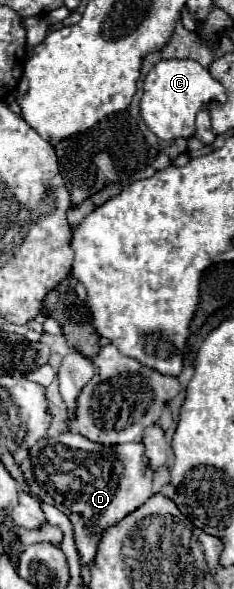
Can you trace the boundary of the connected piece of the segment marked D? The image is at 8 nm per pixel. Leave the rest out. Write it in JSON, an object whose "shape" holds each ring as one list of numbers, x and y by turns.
{"shape":[[77,433,45,437,29,449,29,455,21,463,21,473,35,497,39,497,43,503,53,503,61,513,65,513,71,519,73,529,75,529,75,543,77,543,83,565,89,565,93,561,97,543,101,539,101,531,121,521,125,515,135,511,139,505,143,505,153,495,151,491,153,469,151,465,147,465,143,443,99,445,99,443,87,441,83,435,77,435]]}

